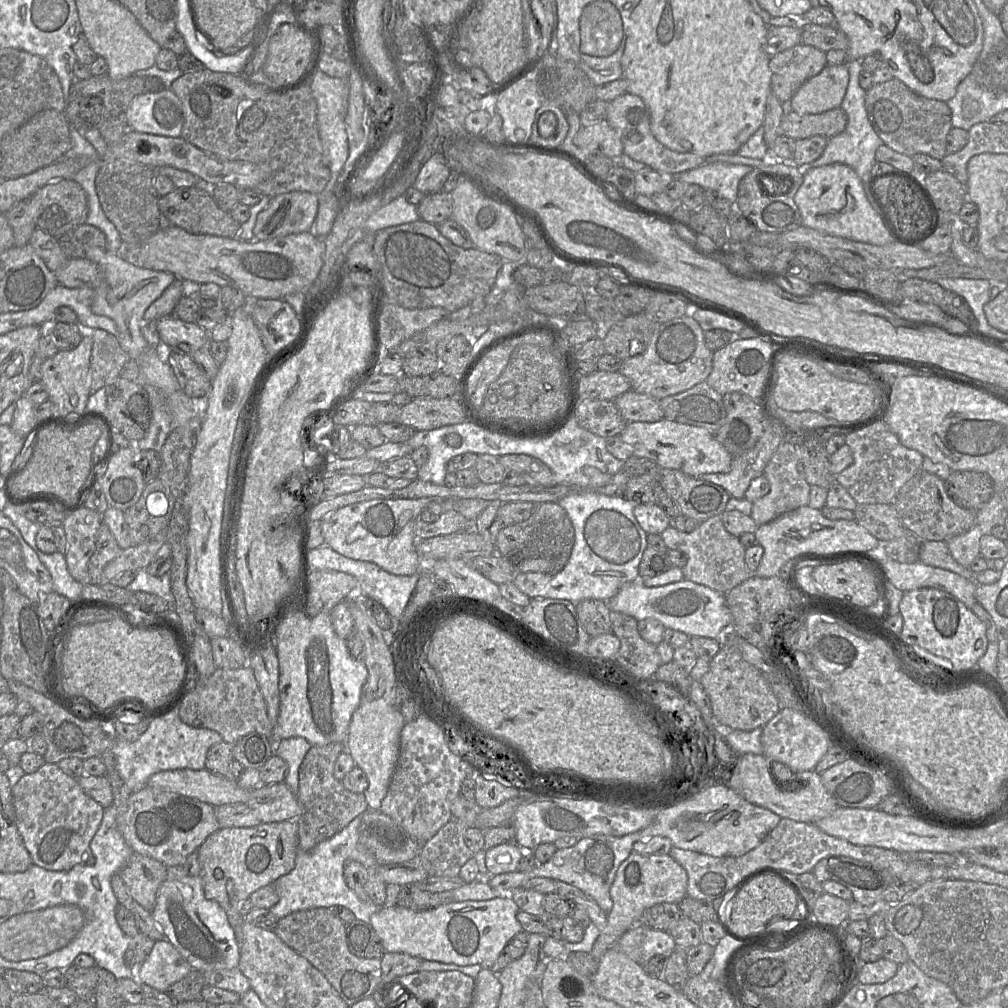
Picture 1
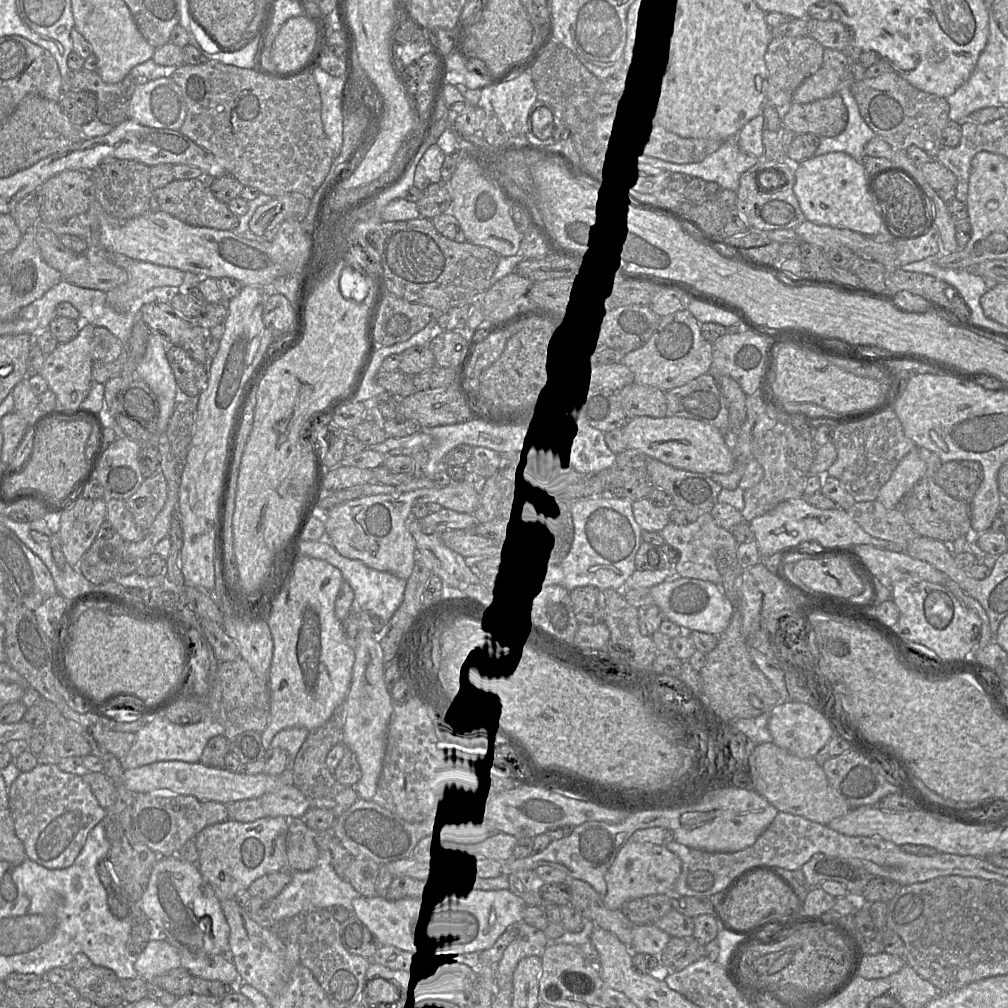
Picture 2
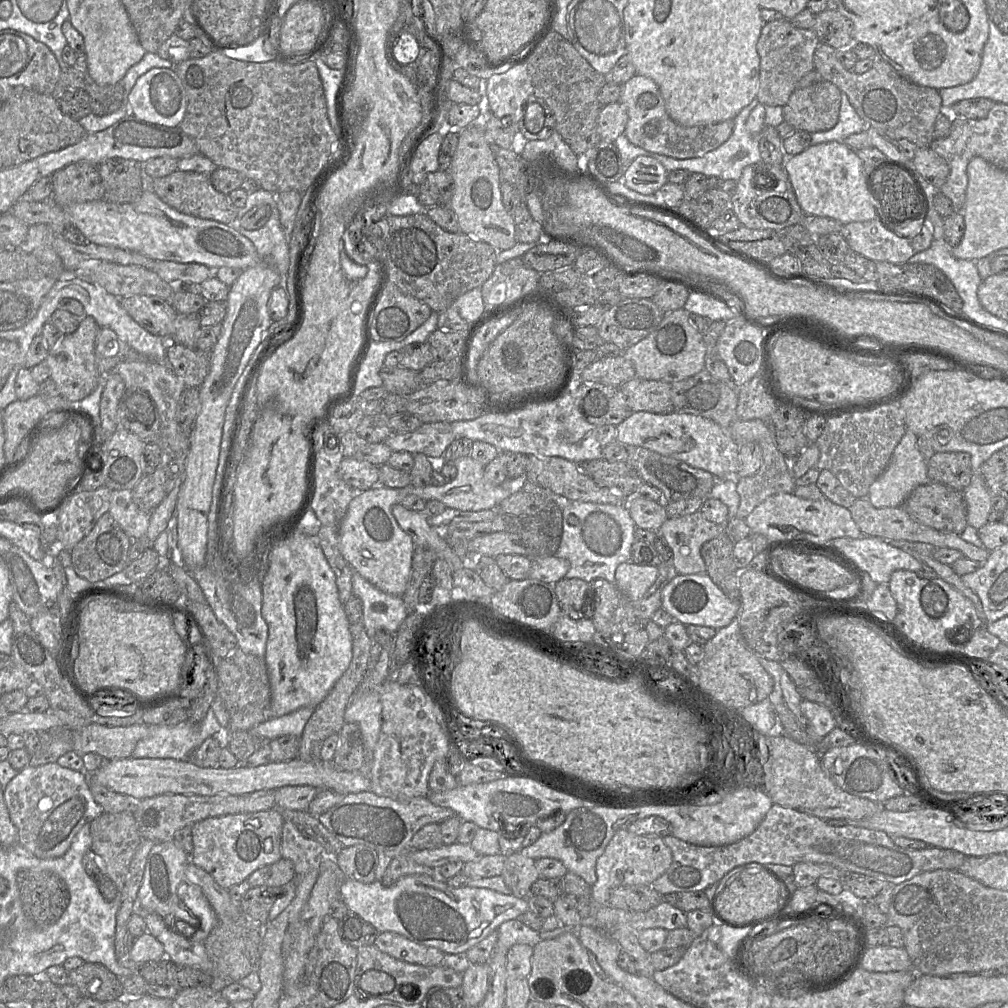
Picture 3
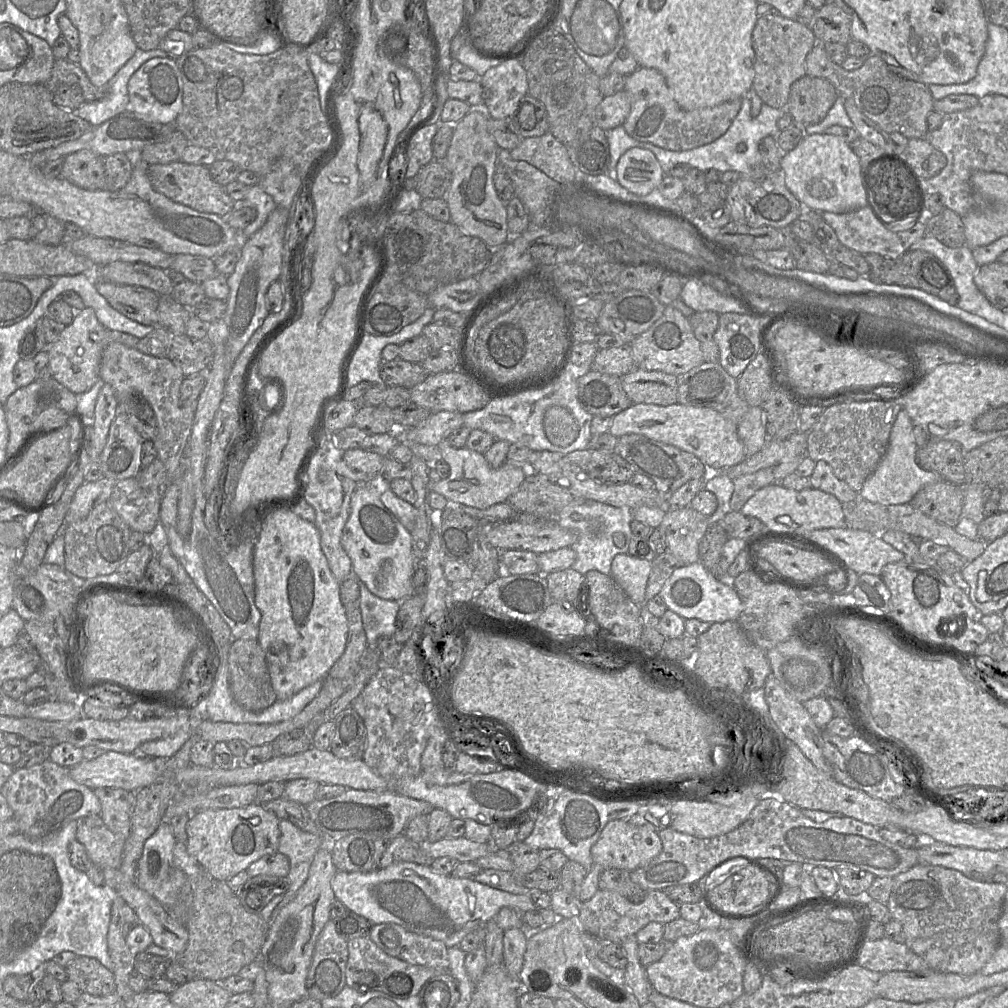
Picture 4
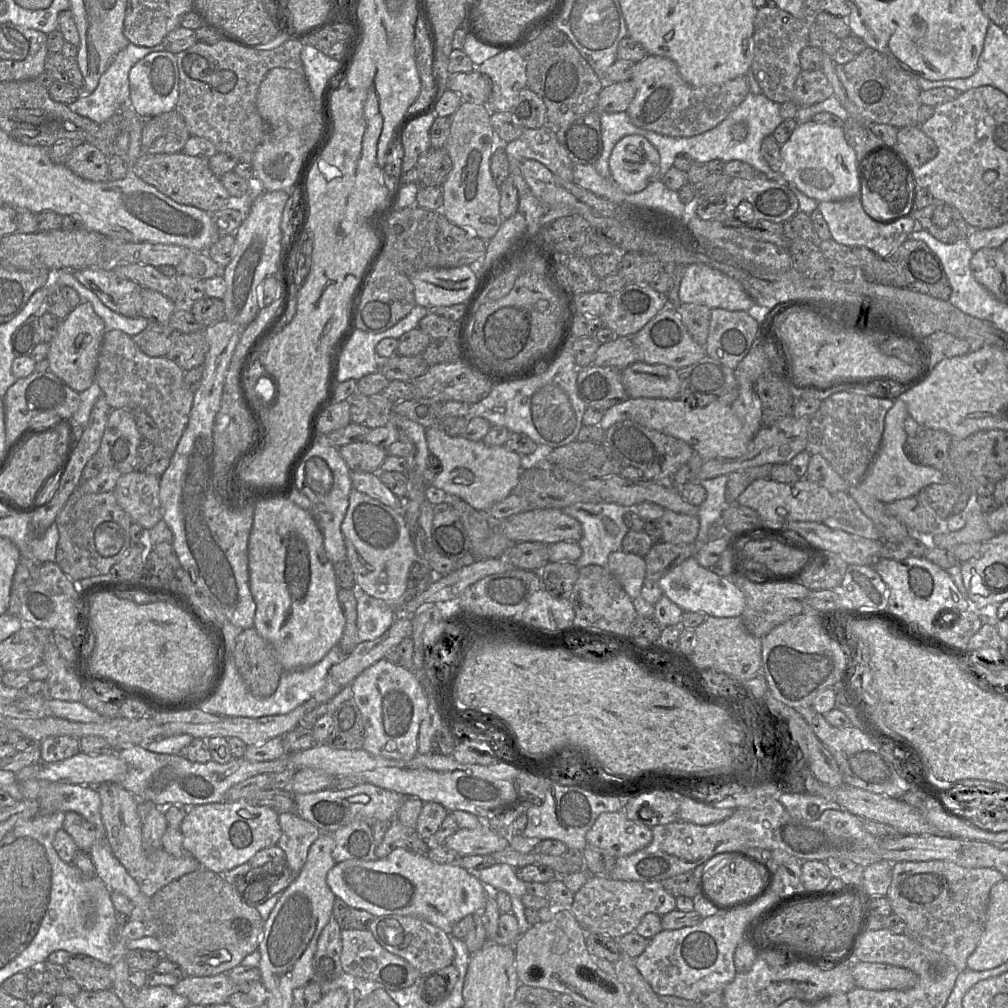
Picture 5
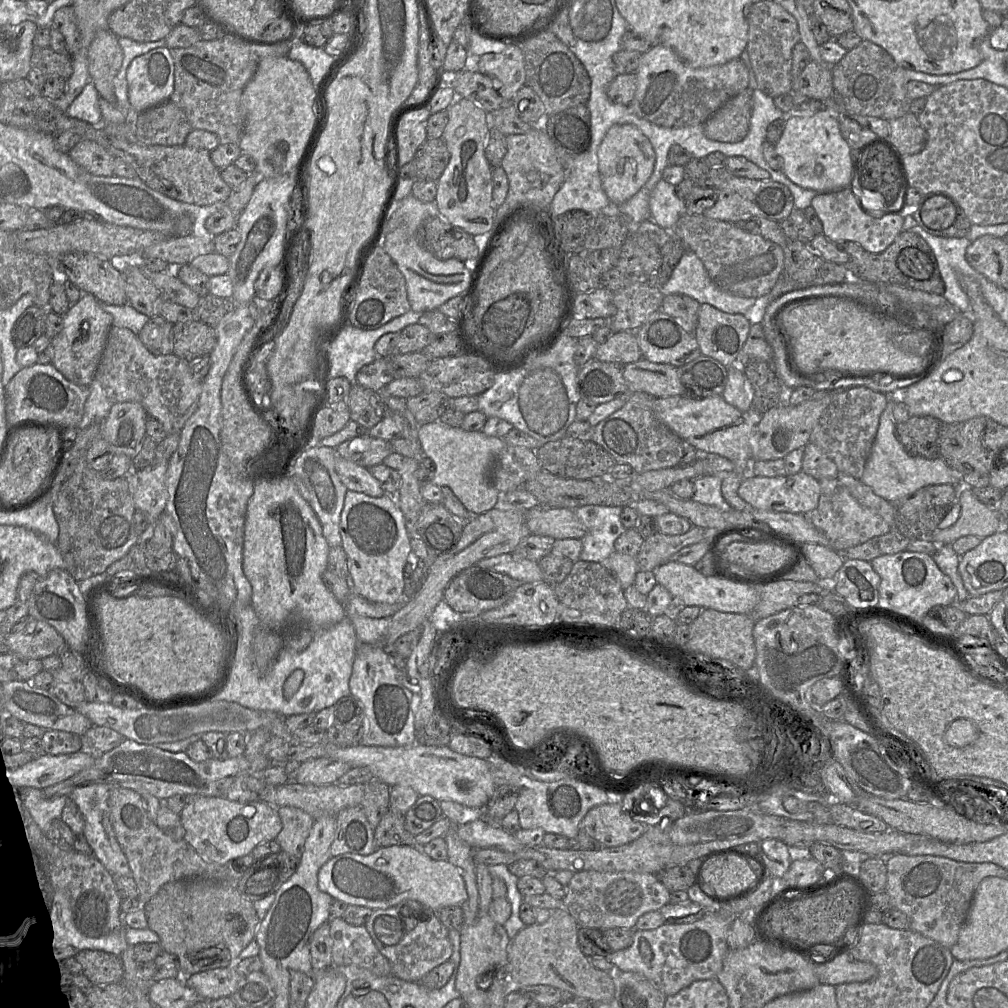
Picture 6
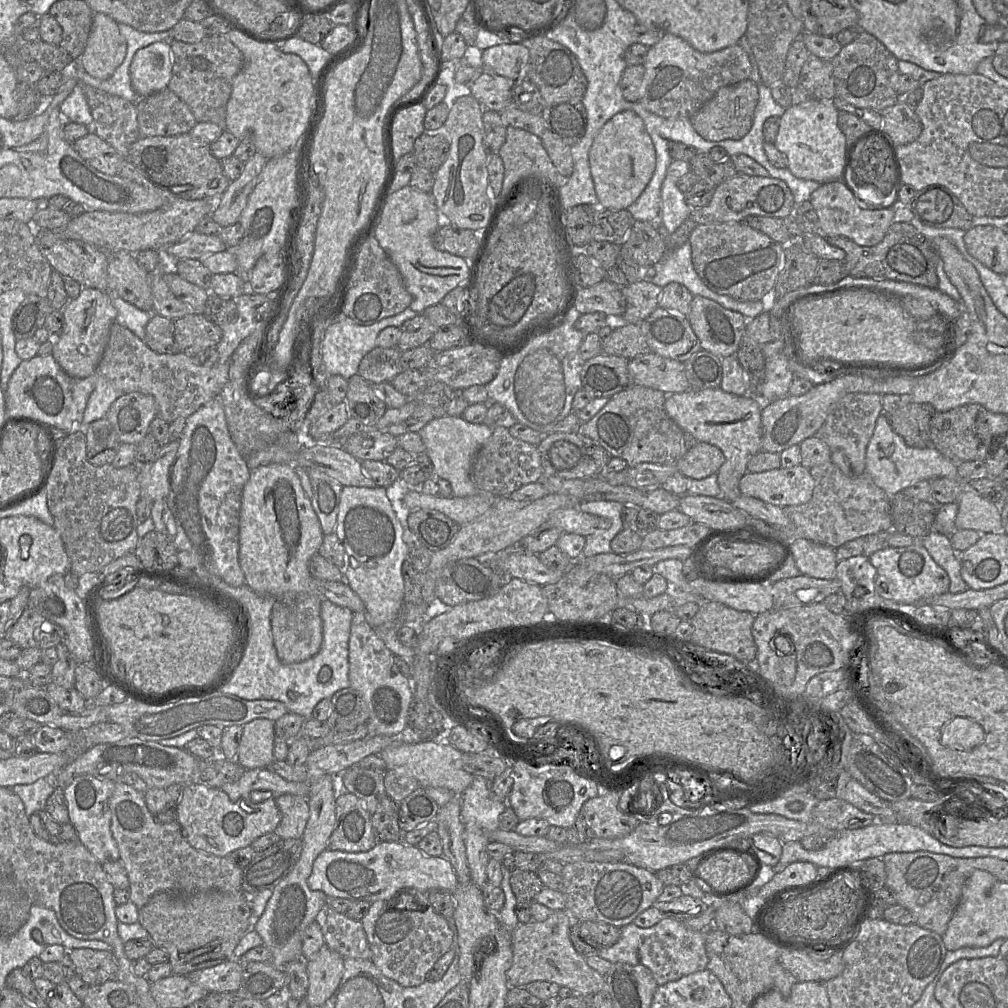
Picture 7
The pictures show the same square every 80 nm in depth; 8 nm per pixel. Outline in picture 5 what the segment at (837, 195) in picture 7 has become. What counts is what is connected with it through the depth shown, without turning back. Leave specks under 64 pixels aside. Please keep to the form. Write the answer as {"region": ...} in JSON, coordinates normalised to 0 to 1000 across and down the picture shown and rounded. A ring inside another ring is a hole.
{"region":[[[851,194],[832,199],[812,200],[811,208],[819,219],[825,238],[842,245],[858,245],[874,255],[886,251],[908,228],[908,217],[904,214],[880,221],[865,217],[857,208]]]}

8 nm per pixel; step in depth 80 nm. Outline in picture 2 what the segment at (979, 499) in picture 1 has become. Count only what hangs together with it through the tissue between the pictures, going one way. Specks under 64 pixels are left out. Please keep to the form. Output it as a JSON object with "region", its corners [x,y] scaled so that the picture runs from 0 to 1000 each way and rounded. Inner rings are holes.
{"region":[[[965,456],[936,458],[926,476],[943,493],[962,498],[975,476],[973,461]]]}

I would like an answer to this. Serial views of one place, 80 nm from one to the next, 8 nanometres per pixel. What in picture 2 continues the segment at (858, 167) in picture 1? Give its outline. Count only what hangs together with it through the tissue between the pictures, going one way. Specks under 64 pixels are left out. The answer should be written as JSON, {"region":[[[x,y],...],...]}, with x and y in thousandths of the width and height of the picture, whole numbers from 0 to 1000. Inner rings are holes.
{"region":[[[834,80],[831,92],[841,111],[840,125],[835,132],[827,136],[813,136],[813,143],[808,155],[823,151],[837,151],[855,161],[859,155],[858,144],[869,135],[855,117],[851,103],[844,92],[843,83]]]}

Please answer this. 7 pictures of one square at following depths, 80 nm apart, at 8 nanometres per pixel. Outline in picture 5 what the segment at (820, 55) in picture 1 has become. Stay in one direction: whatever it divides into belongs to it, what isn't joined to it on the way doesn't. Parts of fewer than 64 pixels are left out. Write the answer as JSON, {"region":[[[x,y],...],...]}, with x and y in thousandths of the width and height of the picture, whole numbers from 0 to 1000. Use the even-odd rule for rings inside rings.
{"region":[[[760,5],[751,10],[748,21],[748,57],[745,69],[756,93],[772,103],[788,99],[788,85],[796,67],[795,51],[804,45],[804,28],[771,6]]]}

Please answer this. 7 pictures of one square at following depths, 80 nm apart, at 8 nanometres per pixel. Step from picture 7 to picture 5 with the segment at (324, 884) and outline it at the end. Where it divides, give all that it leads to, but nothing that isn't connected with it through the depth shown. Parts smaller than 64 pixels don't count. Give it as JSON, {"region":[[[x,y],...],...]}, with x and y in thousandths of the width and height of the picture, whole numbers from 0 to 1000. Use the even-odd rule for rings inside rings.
{"region":[[[399,841],[390,843],[381,852],[333,856],[325,865],[323,874],[333,891],[348,901],[364,904],[372,910],[398,908],[418,911],[445,928],[449,919],[462,909],[479,907],[486,889],[486,882],[454,855],[435,857],[425,849]]]}

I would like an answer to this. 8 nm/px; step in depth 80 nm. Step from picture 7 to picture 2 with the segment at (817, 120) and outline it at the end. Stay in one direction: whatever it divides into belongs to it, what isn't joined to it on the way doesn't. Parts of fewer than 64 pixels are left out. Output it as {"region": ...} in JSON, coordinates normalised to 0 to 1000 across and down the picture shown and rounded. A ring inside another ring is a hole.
{"region":[[[837,151],[807,155],[789,165],[788,191],[800,216],[813,223],[840,226],[859,234],[878,228],[877,219],[860,189],[855,161]]]}

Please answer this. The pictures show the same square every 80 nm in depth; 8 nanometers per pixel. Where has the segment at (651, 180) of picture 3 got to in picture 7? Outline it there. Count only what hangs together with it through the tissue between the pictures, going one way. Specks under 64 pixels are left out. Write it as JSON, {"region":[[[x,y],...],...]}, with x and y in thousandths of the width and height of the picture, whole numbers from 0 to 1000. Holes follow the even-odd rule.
{"region":[[[629,110],[613,111],[598,124],[586,144],[584,164],[598,207],[622,207],[635,194],[648,175],[651,152],[637,118]]]}

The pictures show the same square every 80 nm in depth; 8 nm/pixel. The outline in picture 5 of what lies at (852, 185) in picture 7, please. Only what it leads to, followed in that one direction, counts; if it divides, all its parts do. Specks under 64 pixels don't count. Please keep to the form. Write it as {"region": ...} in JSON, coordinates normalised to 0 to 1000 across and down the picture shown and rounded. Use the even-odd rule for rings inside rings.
{"region":[[[880,150],[858,156],[852,165],[855,172],[851,195],[859,211],[871,220],[884,220],[908,211],[905,180],[892,160]]]}

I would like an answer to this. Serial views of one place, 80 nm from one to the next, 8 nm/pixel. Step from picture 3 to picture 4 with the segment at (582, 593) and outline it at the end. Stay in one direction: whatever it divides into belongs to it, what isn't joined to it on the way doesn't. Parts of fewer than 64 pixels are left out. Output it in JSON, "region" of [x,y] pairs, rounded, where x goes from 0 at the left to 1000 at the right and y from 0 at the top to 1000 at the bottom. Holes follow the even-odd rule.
{"region":[[[567,563],[547,567],[541,570],[545,587],[551,597],[557,598],[563,605],[566,602],[570,604],[573,599],[575,583],[580,581],[580,572]]]}

